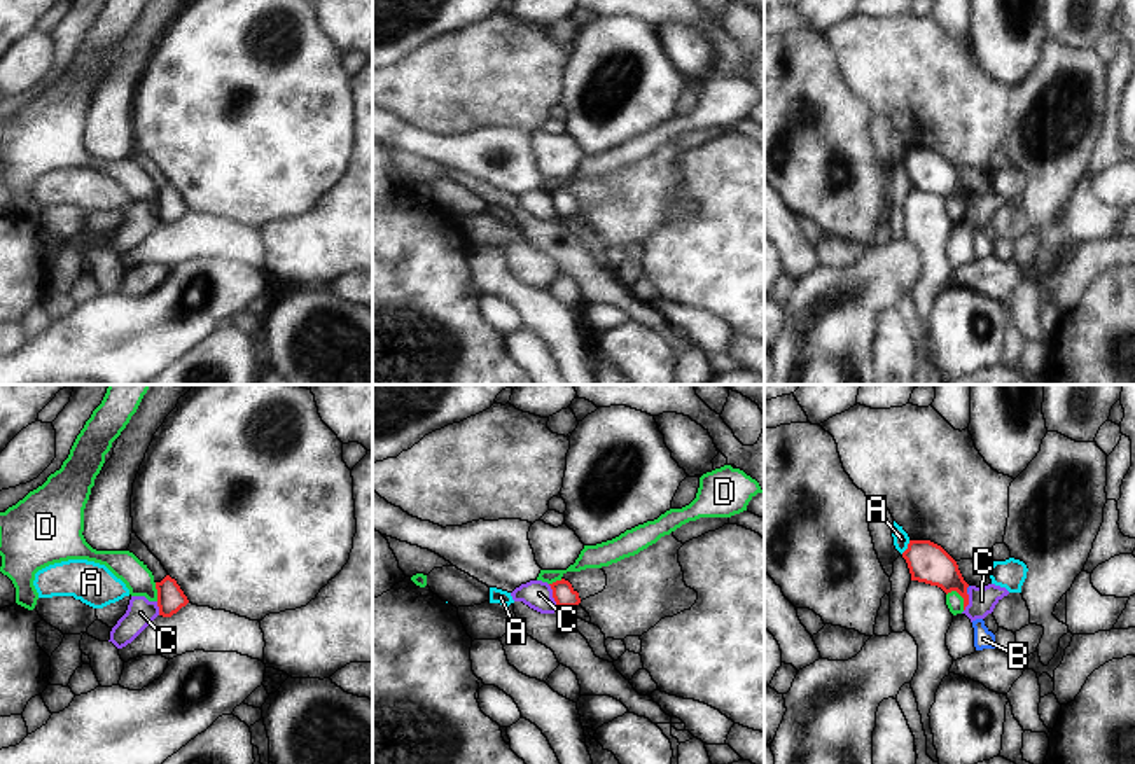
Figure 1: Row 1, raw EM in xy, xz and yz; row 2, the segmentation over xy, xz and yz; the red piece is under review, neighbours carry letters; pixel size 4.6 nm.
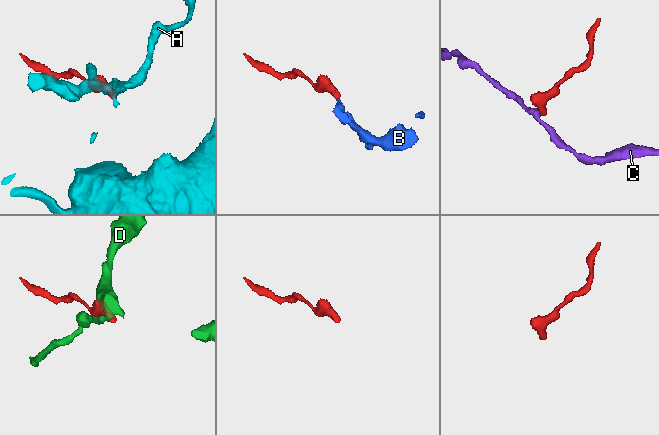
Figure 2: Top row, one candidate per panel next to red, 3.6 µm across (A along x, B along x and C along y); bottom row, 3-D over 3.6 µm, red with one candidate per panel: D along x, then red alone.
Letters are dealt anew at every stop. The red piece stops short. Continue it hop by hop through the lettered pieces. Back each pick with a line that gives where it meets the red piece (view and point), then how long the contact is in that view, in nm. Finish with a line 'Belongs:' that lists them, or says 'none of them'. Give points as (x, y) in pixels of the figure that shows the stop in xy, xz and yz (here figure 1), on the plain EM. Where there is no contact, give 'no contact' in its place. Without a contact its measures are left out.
B: contact yz (966, 198); length 40 nm
Belongs: B

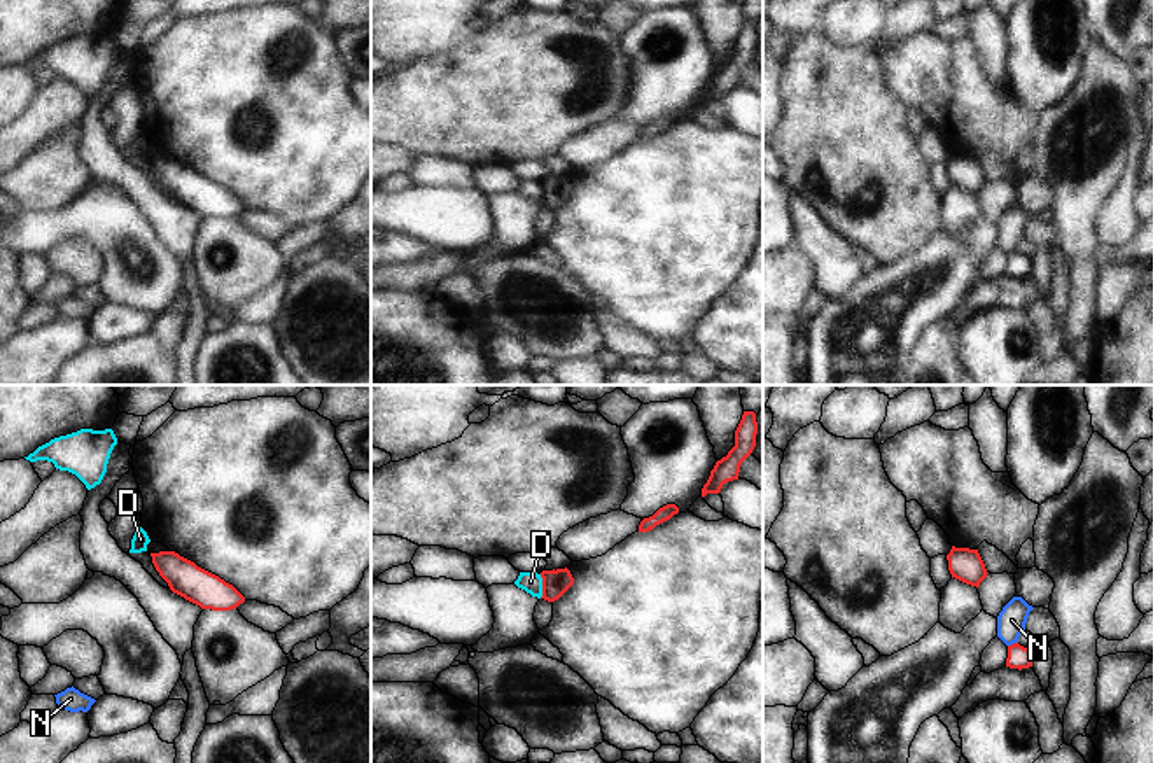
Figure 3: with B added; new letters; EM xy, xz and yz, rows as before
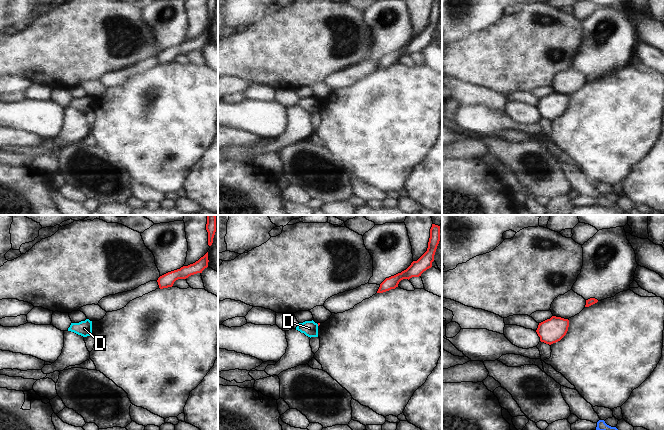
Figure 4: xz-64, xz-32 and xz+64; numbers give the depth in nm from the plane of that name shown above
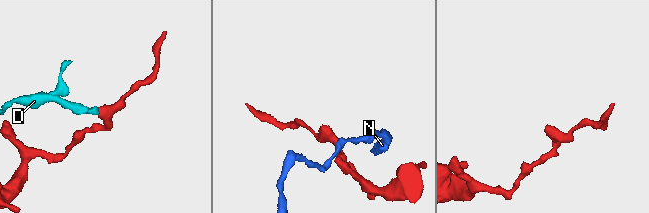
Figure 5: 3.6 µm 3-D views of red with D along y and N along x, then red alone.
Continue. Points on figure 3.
Belongs: none of them

